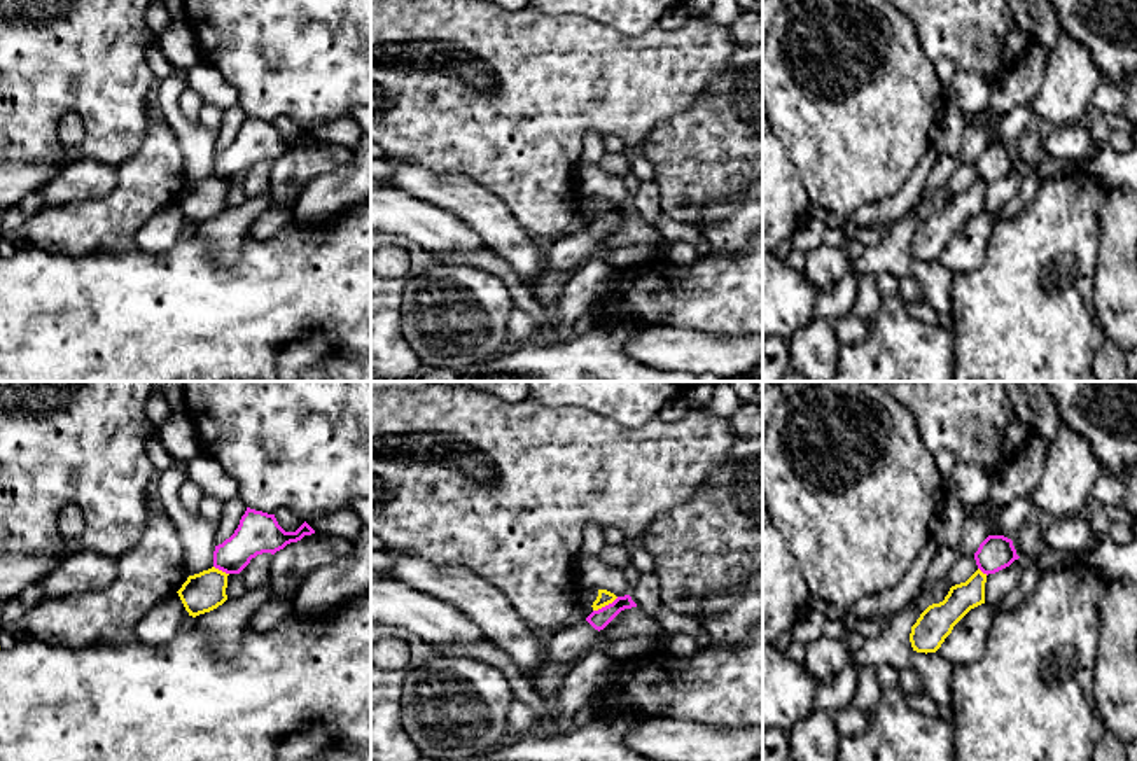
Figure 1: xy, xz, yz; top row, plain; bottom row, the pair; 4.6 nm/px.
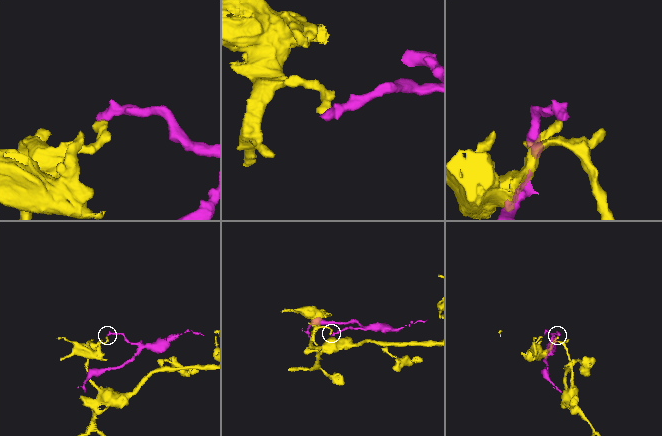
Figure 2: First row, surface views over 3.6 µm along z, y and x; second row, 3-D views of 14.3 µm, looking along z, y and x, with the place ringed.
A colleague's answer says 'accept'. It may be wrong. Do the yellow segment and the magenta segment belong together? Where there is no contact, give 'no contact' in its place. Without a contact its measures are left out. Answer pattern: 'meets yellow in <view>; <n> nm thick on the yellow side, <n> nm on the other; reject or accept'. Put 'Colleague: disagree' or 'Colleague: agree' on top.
Colleague: disagree
meets yellow in xz; 70 nm thick on the yellow side, 90 nm on the other; reject

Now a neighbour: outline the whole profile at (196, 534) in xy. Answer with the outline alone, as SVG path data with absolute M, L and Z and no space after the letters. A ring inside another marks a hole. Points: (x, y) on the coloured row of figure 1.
M175 460L171 467L157 474L154 493L177 527L187 576L194 576L213 567L219 525L210 523L199 513L189 513L182 507L178 492L185 479L185 462Z

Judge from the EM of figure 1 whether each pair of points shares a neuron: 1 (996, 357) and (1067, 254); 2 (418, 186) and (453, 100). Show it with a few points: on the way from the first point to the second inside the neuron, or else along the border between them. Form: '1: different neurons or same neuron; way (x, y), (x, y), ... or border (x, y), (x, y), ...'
1: same neuron; way (1022, 331), (1034, 289), (1041, 280)
2: different neurons; border (389, 156), (413, 160), (438, 172), (466, 175)

